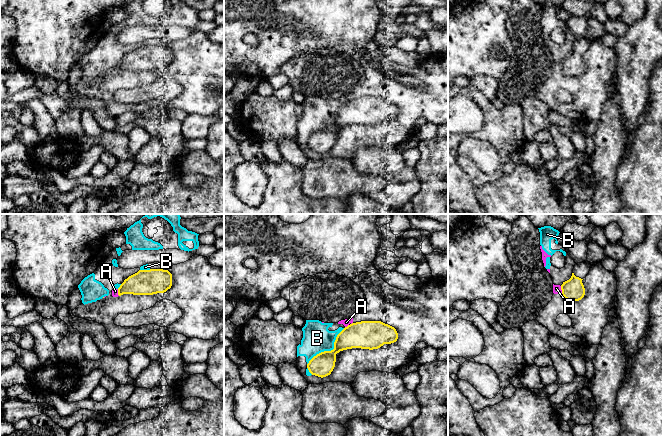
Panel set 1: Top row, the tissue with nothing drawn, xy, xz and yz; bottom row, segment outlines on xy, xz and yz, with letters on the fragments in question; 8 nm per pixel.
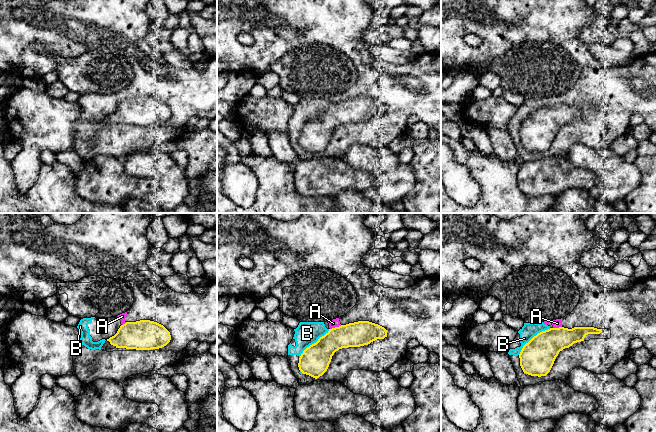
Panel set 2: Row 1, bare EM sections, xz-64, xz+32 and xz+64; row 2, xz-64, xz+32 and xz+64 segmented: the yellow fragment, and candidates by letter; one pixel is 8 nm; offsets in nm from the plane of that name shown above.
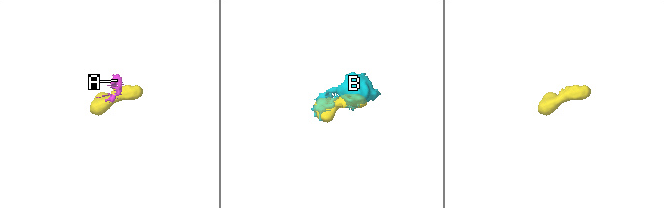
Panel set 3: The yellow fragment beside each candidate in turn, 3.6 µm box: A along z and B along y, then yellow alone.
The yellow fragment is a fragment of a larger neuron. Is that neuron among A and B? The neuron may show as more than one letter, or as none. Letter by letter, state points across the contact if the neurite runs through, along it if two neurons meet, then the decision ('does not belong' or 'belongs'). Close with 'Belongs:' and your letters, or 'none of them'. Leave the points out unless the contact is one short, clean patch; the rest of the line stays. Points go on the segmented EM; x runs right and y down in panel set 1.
A: border along yz (560, 286), (562, 293); does not belong
B: does not belong
Belongs: none of them

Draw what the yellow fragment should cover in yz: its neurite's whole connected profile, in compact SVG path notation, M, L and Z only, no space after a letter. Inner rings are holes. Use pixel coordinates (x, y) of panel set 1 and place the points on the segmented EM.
M586 261L577 263L574 266L572 276L561 285L562 295L570 301L579 301L585 295L585 288L582 280L590 271L591 263Z

